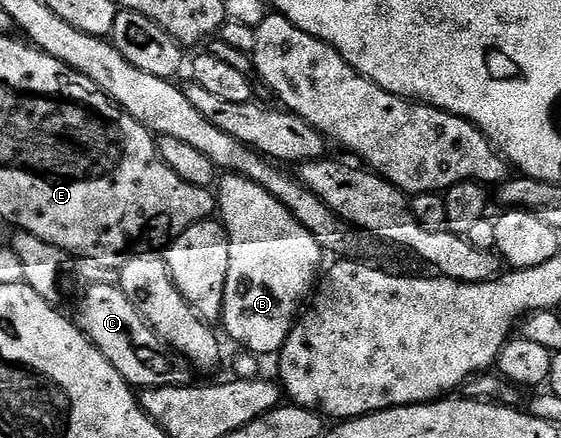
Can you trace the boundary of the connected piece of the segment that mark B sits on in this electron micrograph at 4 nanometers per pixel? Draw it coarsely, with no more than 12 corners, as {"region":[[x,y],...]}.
{"region":[[246,177],[219,180],[222,327],[284,346],[322,271],[312,234]]}

